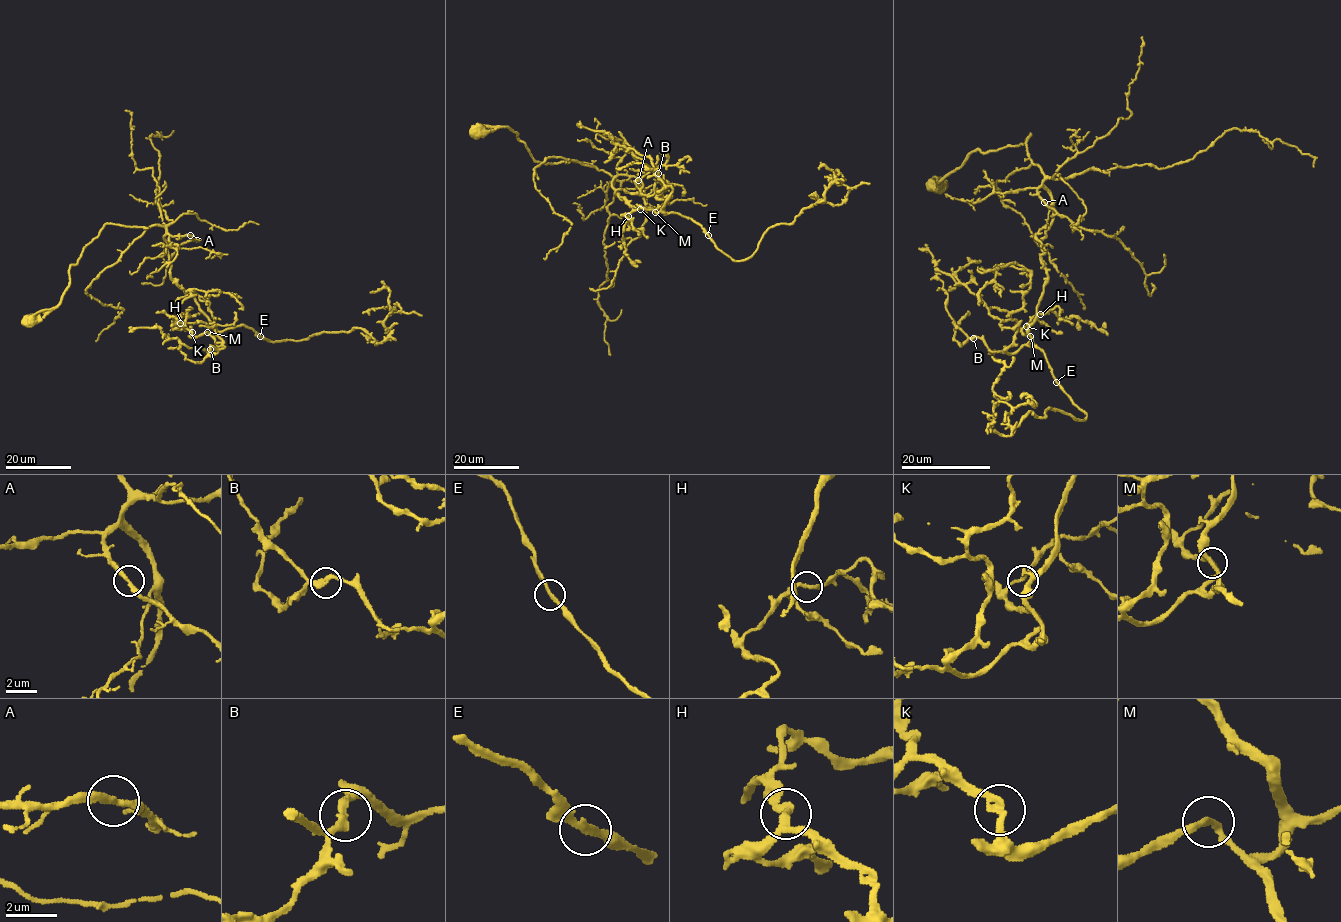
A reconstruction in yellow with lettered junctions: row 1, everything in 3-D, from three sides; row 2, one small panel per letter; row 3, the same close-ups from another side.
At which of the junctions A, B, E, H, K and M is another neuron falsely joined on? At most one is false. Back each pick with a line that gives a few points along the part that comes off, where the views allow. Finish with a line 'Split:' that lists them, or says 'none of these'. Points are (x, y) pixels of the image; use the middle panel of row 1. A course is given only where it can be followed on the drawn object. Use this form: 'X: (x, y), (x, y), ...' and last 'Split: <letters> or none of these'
Split: none of these

